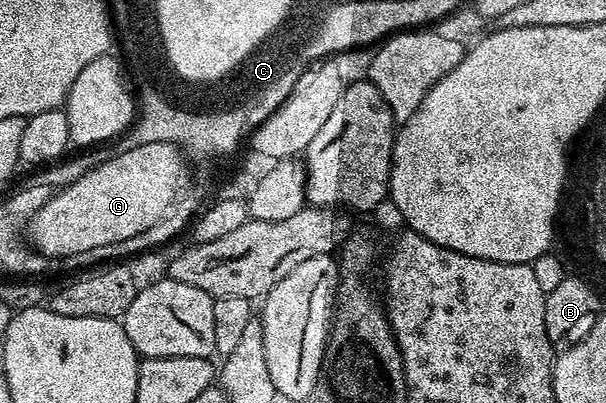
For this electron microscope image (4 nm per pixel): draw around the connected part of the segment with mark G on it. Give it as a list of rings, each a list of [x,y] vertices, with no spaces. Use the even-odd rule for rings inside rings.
[[[171,142],[146,143],[124,152],[123,155],[115,155],[99,163],[99,167],[87,170],[70,185],[56,190],[47,199],[47,203],[43,203],[39,211],[35,211],[33,220],[27,226],[28,232],[33,232],[32,248],[47,258],[64,259],[93,247],[121,243],[151,227],[160,226],[173,208],[177,189],[181,189],[181,181],[185,181],[185,165],[177,161],[177,153]]]

